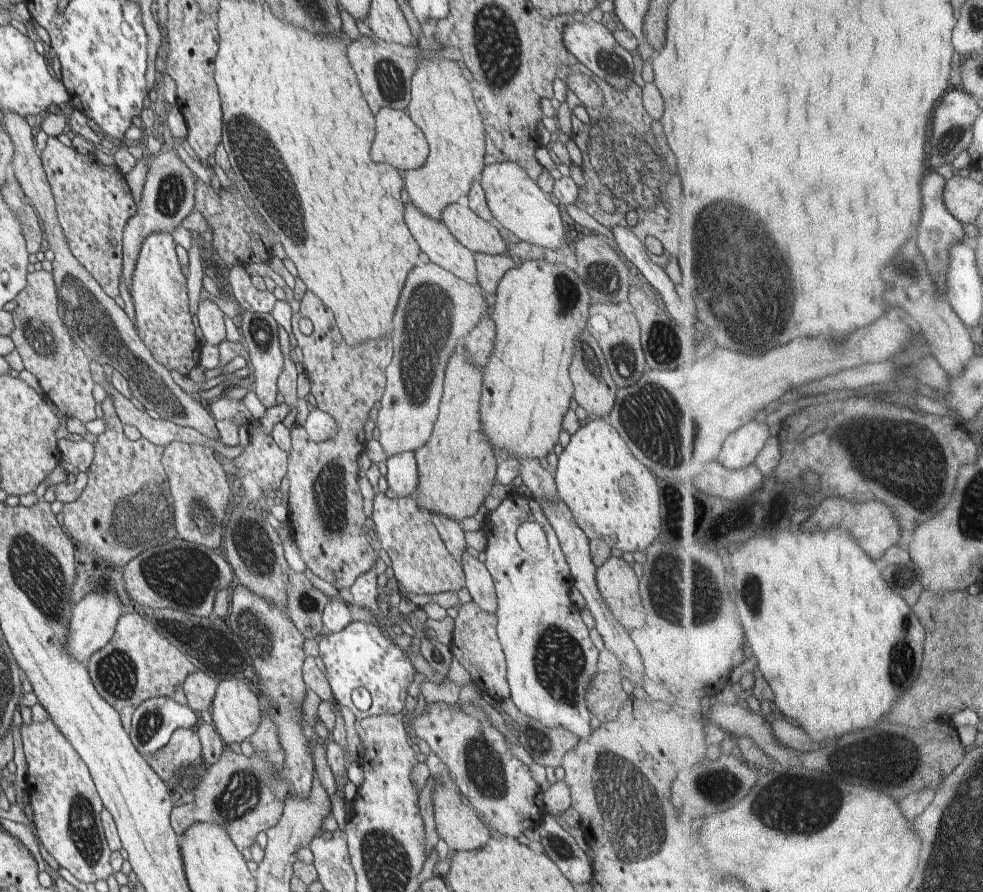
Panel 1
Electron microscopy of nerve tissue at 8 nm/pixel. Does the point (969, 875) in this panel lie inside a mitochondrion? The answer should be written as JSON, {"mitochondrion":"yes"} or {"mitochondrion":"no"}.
{"mitochondrion":"yes"}

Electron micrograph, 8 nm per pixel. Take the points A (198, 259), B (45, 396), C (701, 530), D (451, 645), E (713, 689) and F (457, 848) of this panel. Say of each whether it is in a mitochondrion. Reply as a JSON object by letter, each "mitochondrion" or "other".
{"A":"other","B":"other","C":"other","D":"other","E":"other","F":"other"}

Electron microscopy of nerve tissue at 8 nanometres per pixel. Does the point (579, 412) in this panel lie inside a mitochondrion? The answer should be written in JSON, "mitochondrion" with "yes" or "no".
{"mitochondrion":"no"}

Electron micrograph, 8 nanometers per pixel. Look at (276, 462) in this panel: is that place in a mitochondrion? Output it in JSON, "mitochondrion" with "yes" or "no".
{"mitochondrion":"no"}

